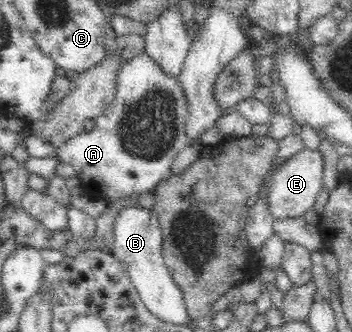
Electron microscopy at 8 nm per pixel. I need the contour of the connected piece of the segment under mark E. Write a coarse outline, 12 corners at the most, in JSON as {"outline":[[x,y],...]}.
{"outline":[[304,147],[270,186],[274,218],[304,215],[323,188],[324,154]]}

